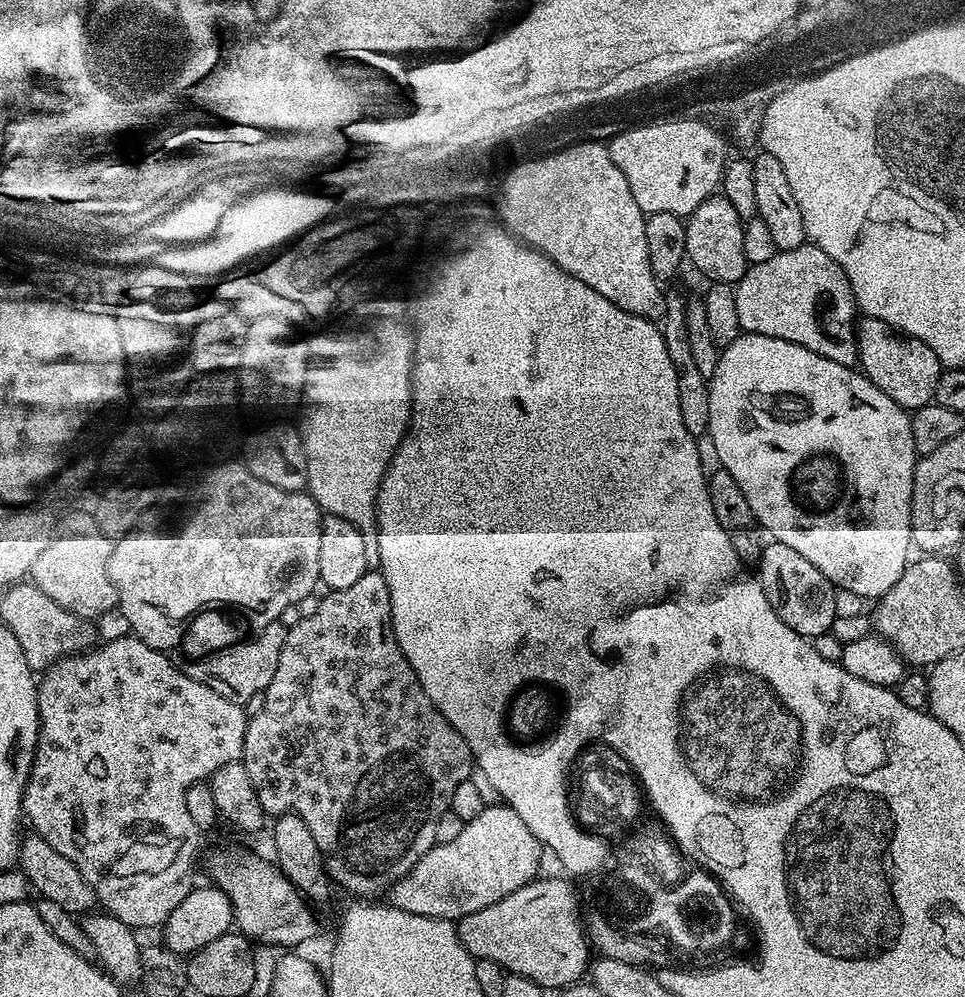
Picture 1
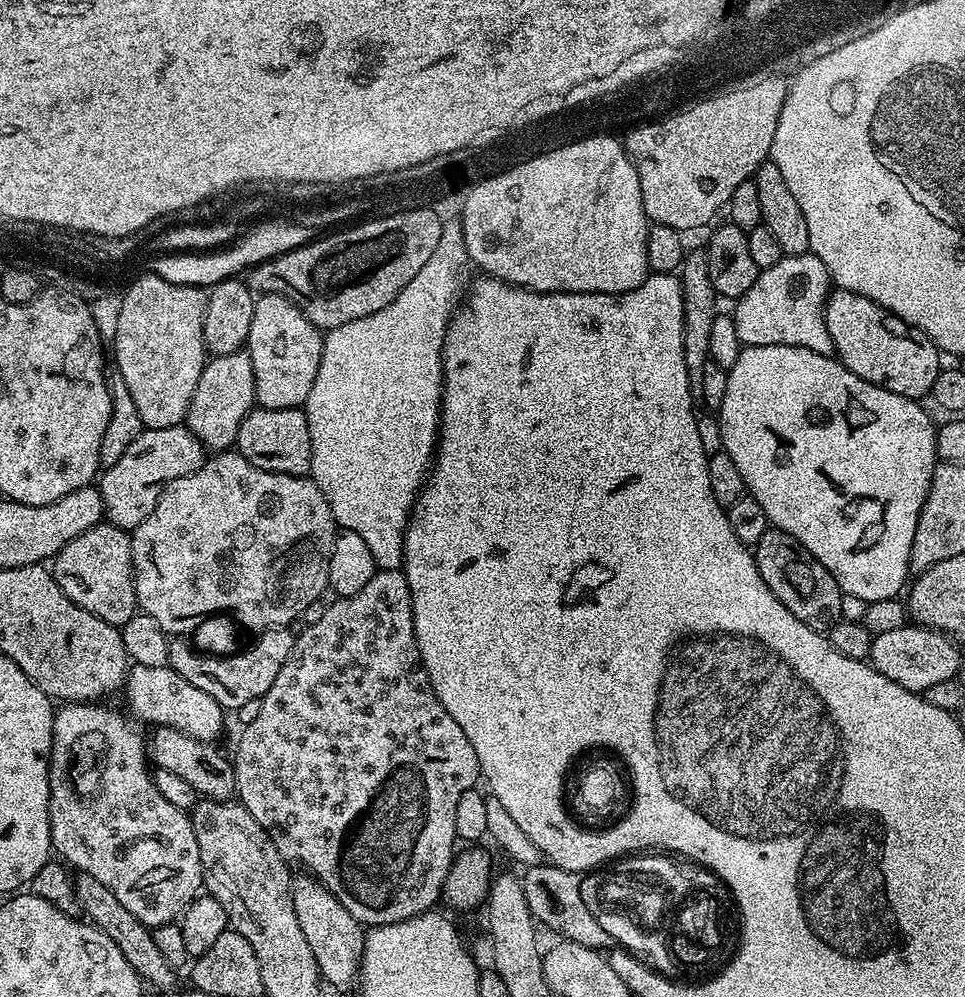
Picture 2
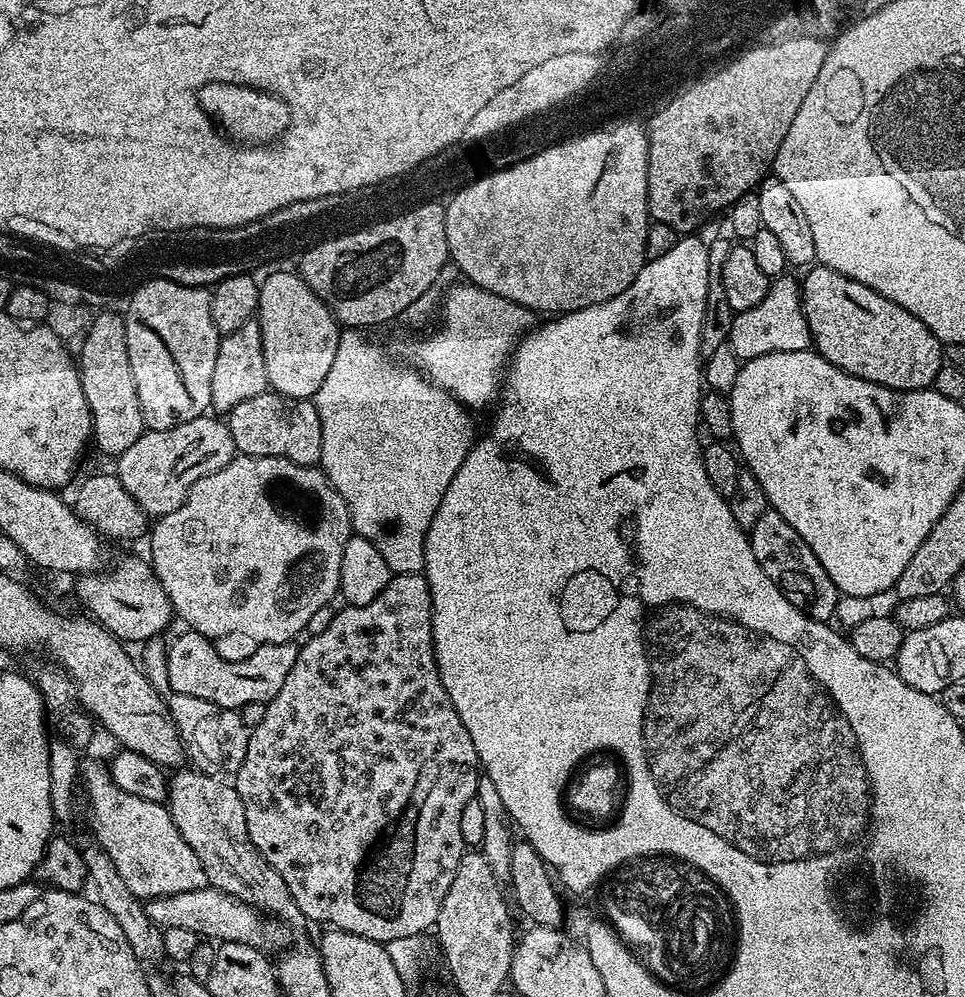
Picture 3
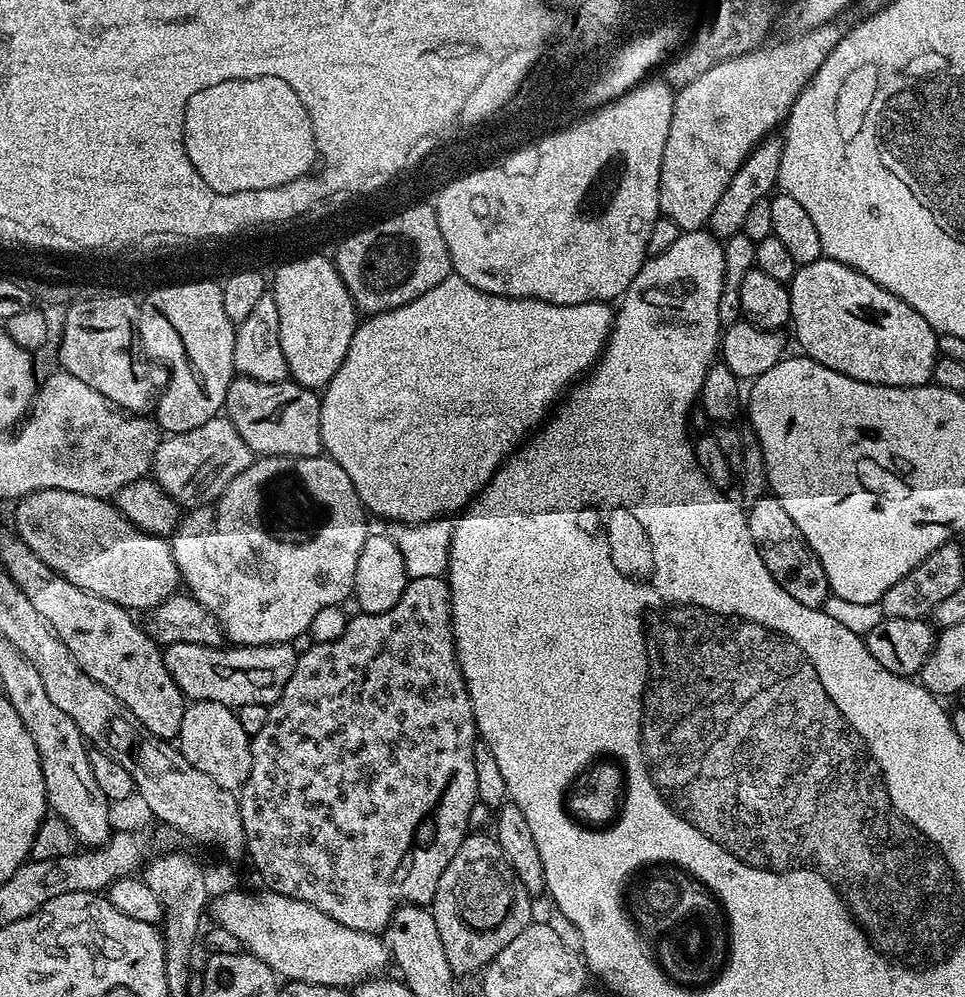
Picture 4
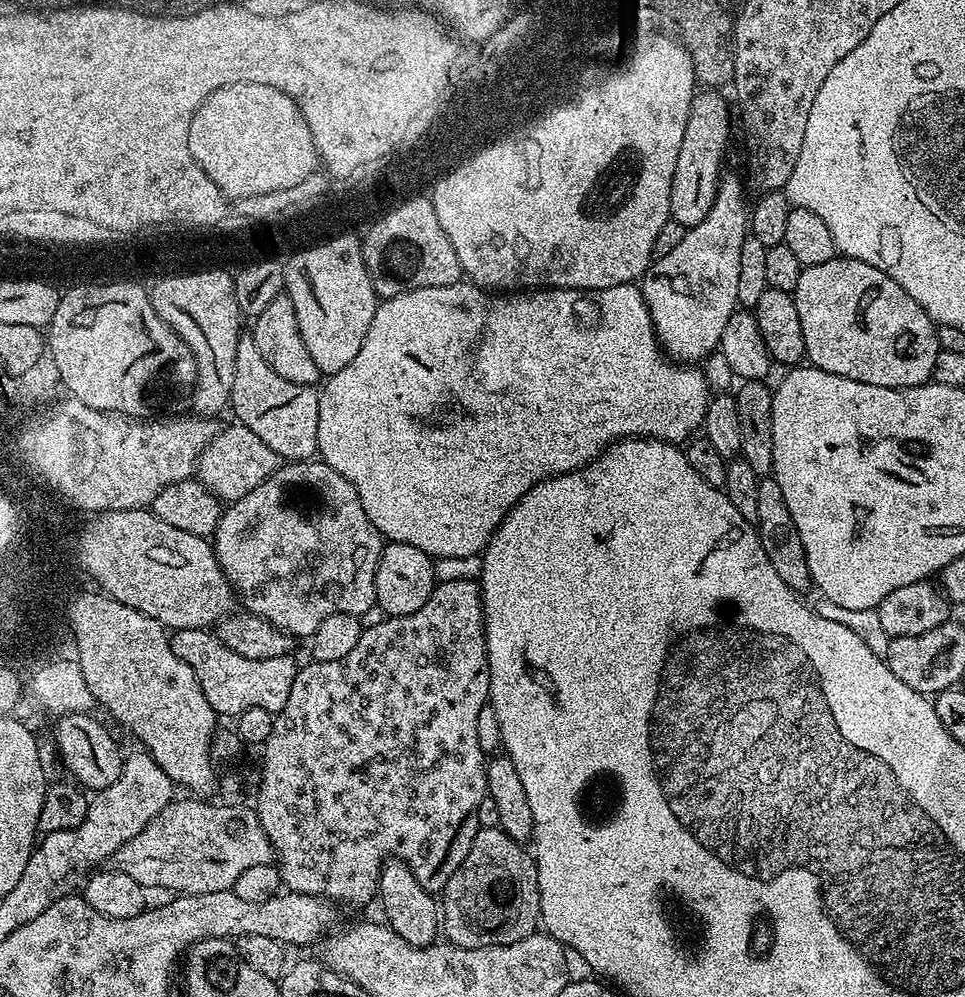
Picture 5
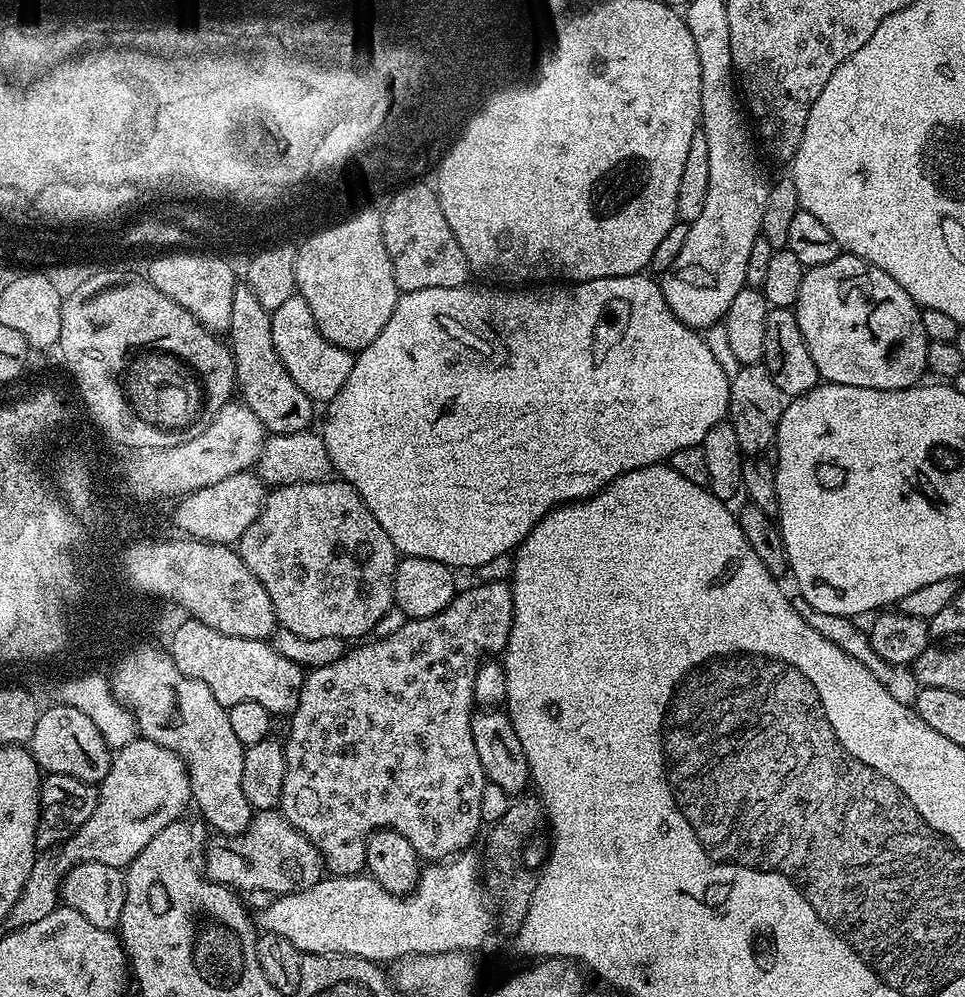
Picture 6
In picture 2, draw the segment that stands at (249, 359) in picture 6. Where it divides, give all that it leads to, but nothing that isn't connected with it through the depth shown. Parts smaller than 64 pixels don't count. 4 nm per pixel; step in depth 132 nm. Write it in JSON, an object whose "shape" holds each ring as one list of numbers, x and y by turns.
{"shape":[[253,407,242,426,238,426,238,438,234,448,242,458,246,458,246,462,258,466,258,470,291,476,308,476,312,471,310,426,303,407]]}

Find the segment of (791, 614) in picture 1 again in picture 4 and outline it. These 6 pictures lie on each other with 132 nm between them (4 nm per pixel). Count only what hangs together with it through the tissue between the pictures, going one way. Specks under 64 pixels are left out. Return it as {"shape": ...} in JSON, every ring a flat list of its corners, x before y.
{"shape":[[765,494,762,498,751,501,746,515,750,538,754,538,754,546,758,546,758,554,762,554,762,562,766,562,766,570,770,570,774,582,778,582,778,586,782,586,790,598,802,602,802,606,823,608,830,595,826,570,822,570,822,562,818,562,802,530,794,526,794,518,786,514,780,499]]}

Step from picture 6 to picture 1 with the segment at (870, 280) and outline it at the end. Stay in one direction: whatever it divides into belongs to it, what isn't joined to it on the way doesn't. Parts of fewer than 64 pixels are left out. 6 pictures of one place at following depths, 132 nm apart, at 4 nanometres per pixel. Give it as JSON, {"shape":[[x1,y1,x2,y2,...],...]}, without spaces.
{"shape":[[864,316,859,321,856,345,859,371,870,382,874,382,874,386,878,386,882,394,894,398,894,402,898,402,898,406,905,410,915,410,933,403,934,386,938,386,942,365,930,346,926,346,918,338,895,331,889,324,873,316]]}

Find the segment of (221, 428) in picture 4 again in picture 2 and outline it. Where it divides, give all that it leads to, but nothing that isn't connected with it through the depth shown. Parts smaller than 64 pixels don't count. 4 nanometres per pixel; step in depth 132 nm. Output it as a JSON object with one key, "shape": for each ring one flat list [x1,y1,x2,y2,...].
{"shape":[[188,427,145,428,138,438,134,438,126,454,122,454,114,466,103,469,99,477,98,487,107,523,125,530,137,528,150,510,158,506,158,498,167,484,174,482,174,478,192,476,204,465,205,459,204,445]]}

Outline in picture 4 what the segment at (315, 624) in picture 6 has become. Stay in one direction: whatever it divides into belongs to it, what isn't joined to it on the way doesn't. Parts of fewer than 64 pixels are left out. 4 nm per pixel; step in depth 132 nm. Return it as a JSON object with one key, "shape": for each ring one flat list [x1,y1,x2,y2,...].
{"shape":[[328,455,262,456,253,459,249,468,234,477,215,503,202,504,199,508,191,509,172,533,170,543,183,587,188,587,185,589,190,595,202,602,202,606,206,606,206,610,210,610,214,618,218,618,225,637,233,645,286,644,296,642,300,635,307,633,318,610,325,609,326,606,341,605,345,599,352,596,354,570,358,570,358,554,362,554,362,546,370,534,368,520,370,521,369,513,354,490,354,482,350,482,350,474,346,474,346,470,342,470,342,466,338,466,338,462,331,460]]}

